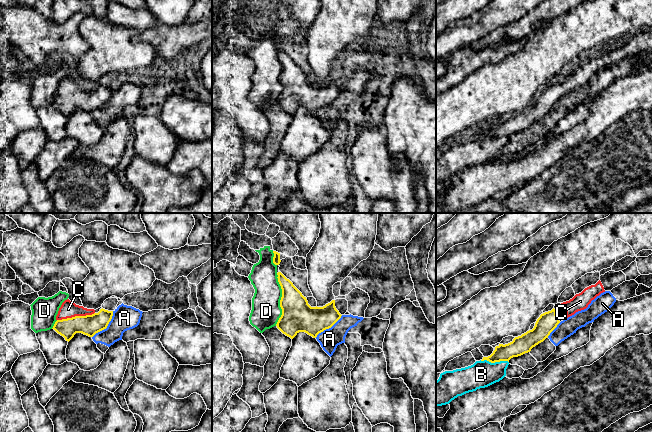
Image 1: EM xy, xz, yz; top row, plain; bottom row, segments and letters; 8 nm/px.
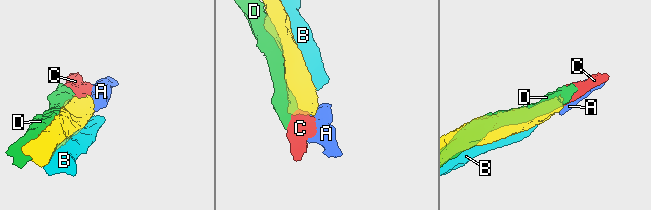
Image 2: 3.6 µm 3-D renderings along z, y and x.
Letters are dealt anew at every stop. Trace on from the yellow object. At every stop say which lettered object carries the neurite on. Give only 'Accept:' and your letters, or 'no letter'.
Accept: C

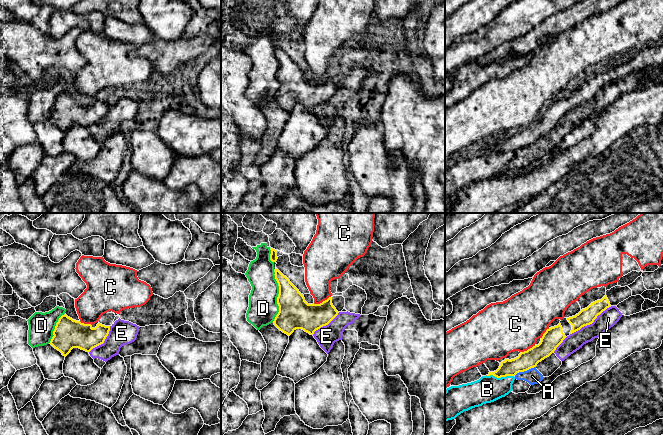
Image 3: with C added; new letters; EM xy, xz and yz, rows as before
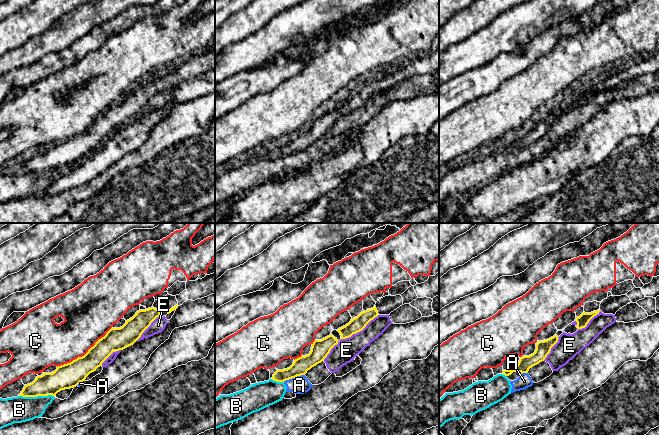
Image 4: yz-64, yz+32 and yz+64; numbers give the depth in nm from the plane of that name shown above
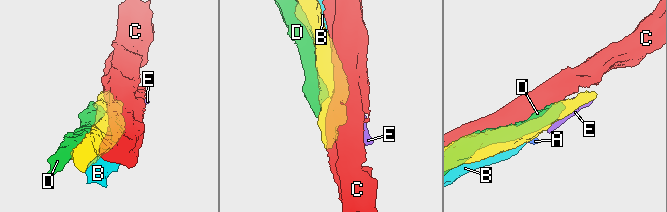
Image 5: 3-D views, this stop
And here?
Accept: no letter

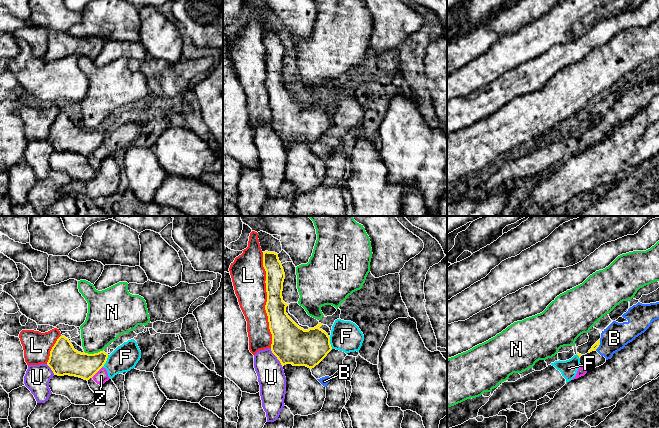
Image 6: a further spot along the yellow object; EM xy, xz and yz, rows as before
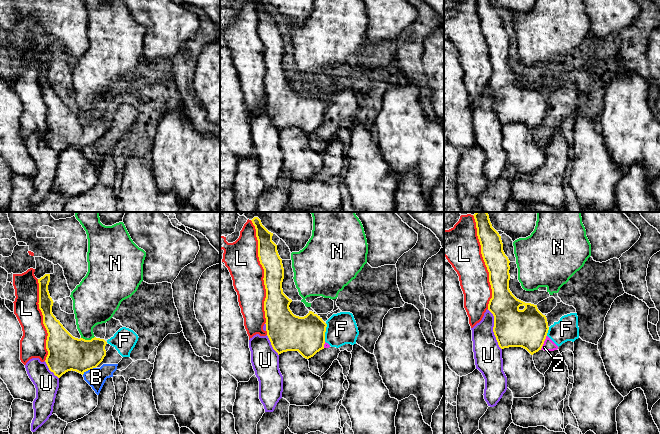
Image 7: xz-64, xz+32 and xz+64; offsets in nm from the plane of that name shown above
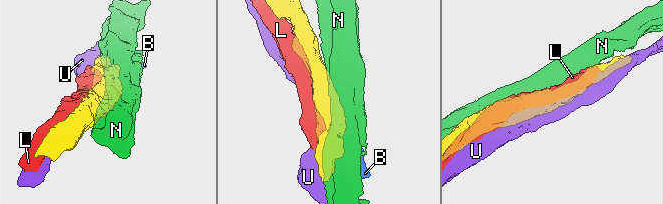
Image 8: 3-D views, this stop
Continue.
Accept: no letter

